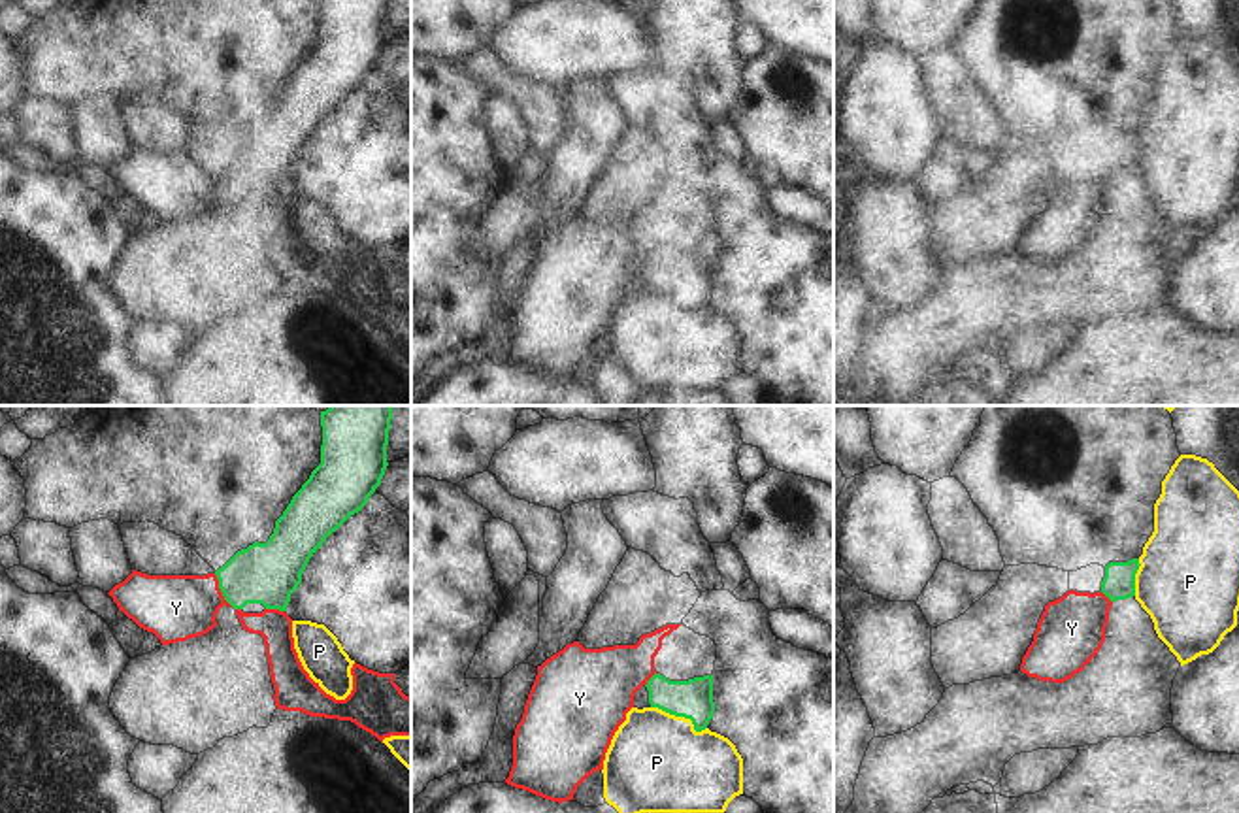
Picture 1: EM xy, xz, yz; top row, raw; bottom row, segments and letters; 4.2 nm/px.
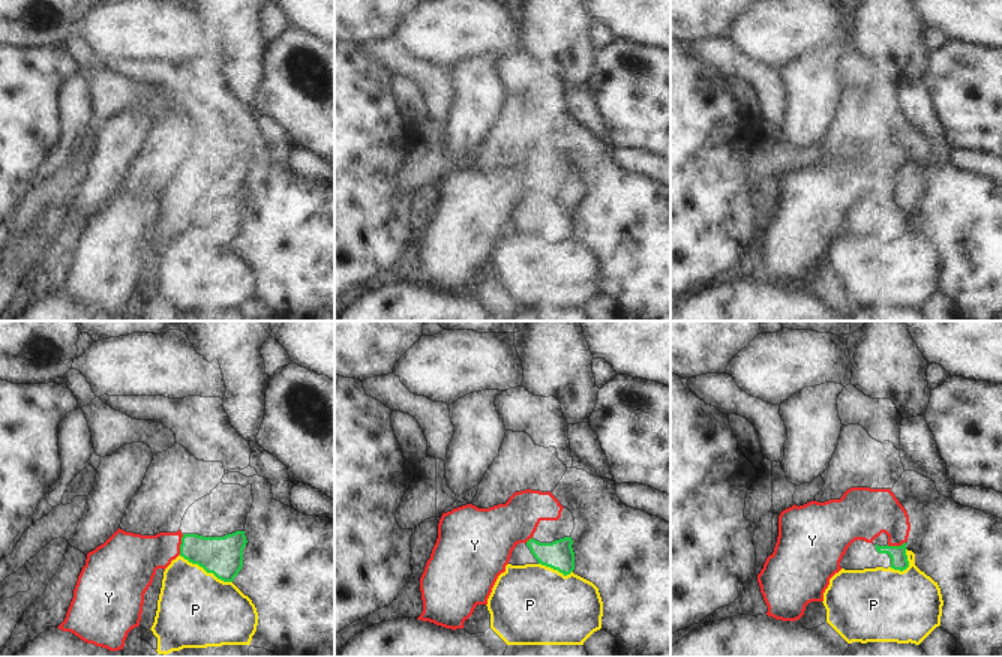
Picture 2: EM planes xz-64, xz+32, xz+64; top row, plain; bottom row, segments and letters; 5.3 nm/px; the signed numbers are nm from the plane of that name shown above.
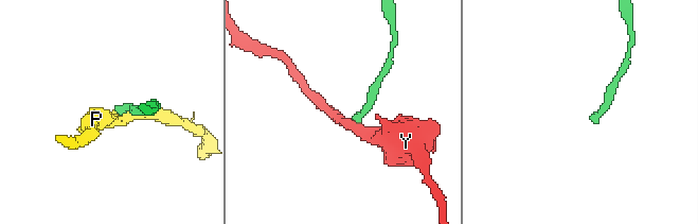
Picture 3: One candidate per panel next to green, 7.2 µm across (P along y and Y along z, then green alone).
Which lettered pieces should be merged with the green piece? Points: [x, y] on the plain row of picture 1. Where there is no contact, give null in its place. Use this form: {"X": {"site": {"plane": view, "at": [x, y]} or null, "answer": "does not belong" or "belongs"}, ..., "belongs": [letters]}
{"P": {"site": {"plane": "xz", "at": [681, 293]}, "answer": "does not belong"}, "Y": {"site": {"plane": "xy", "at": [221, 168]}, "answer": "does not belong"}, "belongs": []}

